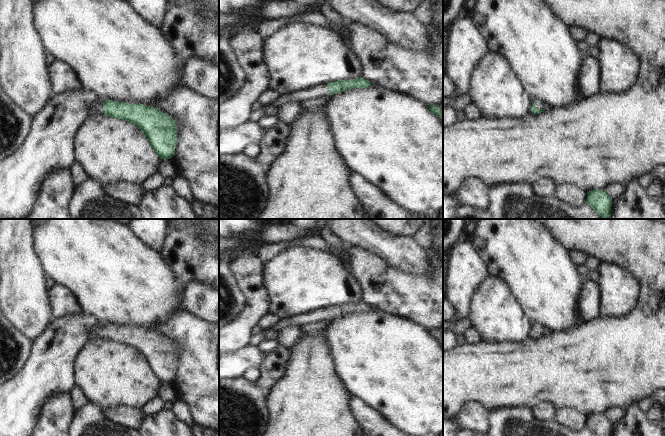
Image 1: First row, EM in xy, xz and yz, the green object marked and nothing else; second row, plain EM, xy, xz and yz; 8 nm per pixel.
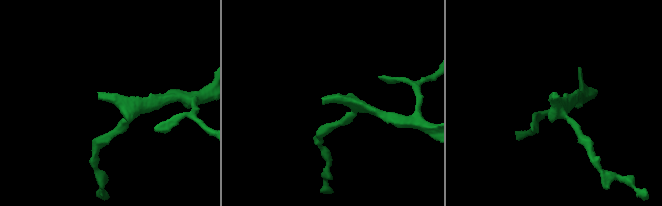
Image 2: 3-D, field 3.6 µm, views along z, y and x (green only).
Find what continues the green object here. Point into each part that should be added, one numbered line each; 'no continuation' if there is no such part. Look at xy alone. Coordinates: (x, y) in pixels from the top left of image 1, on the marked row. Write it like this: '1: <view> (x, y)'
1: xy (97, 108)

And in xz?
1: xz (321, 90)

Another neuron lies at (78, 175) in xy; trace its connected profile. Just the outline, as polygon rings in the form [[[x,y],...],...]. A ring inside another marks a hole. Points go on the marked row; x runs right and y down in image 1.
[[[74,161],[69,167],[69,171],[71,172],[71,177],[75,186],[87,179],[87,175],[83,171],[80,164],[76,161]]]

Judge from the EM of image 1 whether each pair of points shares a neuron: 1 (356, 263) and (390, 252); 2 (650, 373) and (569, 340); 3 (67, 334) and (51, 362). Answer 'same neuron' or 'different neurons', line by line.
1: different neurons
2: same neuron
3: same neuron

